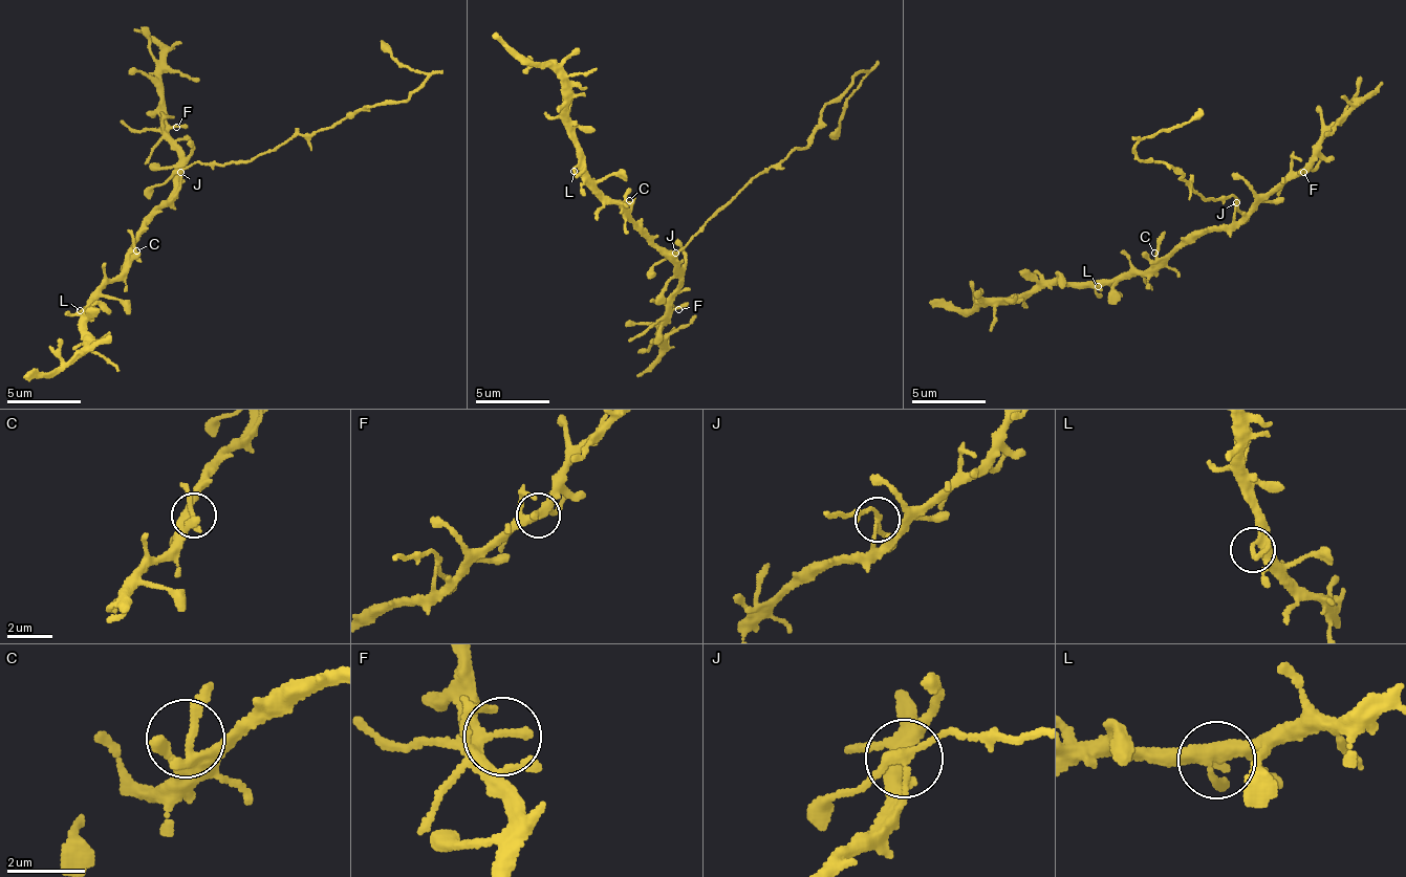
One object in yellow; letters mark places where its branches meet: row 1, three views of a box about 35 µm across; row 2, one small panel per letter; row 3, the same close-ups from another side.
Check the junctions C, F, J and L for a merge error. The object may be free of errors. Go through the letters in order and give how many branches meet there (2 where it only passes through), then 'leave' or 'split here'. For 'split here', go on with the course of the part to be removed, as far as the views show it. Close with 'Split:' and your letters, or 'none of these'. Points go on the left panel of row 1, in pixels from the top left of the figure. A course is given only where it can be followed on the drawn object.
C: 3 branches meet; leave
F: 3 branches meet; leave
J: 3 branches meet; split here; foreign part runs (179, 171), (199, 161), (245, 162), (374, 104), (394, 105), (426, 74), (402, 65), (383, 42)
L: 3 branches meet; leave
Split: J

